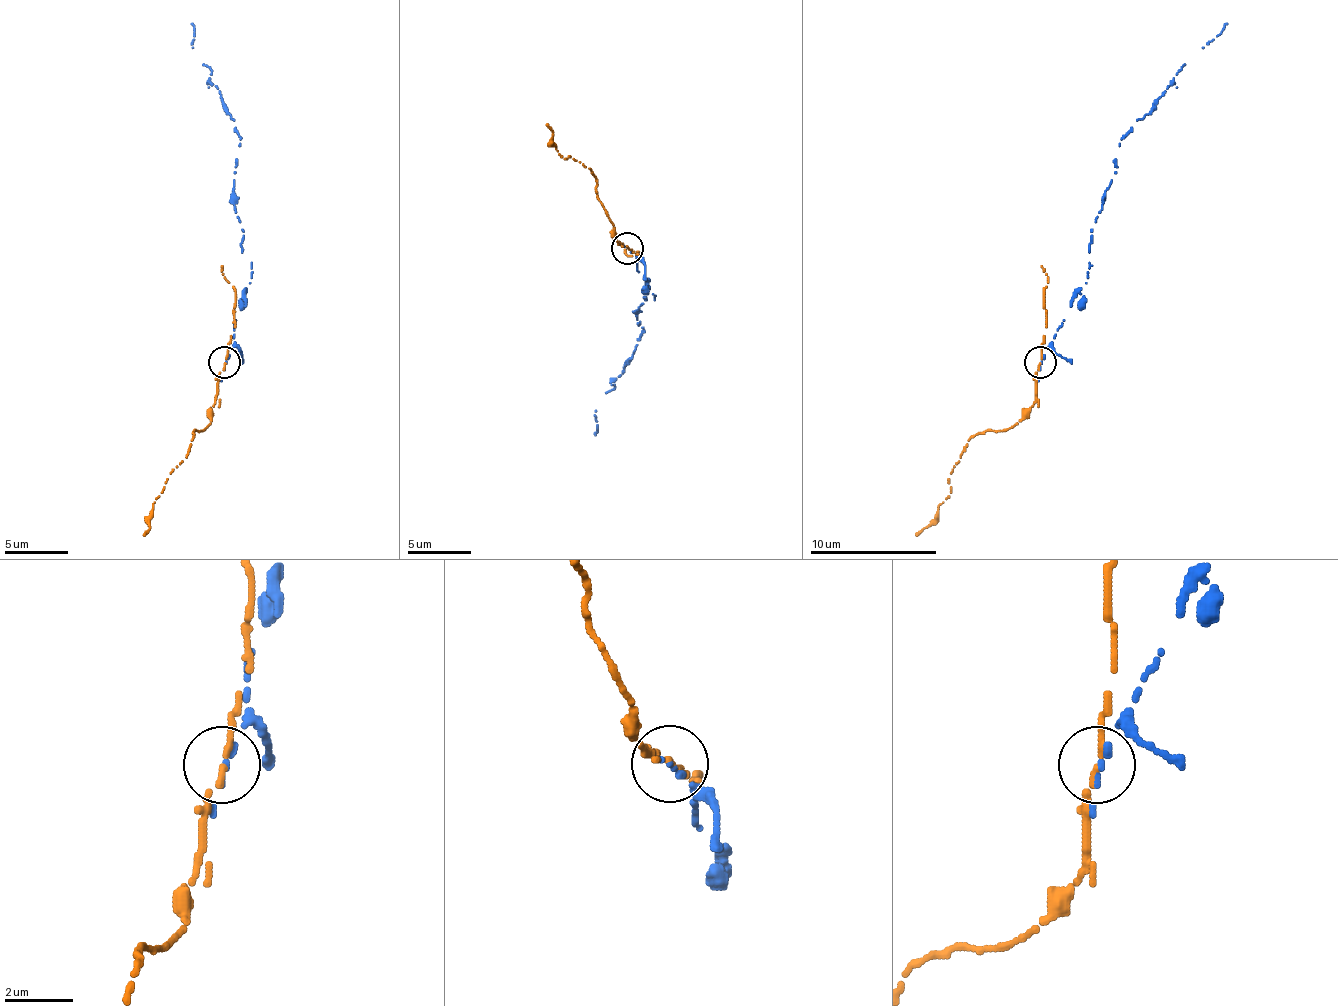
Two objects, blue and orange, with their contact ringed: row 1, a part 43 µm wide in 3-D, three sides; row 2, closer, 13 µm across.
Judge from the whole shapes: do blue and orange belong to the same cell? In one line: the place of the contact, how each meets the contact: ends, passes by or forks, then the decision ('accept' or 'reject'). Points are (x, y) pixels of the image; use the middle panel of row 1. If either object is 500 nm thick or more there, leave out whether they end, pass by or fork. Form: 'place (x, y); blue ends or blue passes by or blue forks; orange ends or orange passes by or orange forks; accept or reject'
place (627, 248); blue passes by; orange passes by; accept

